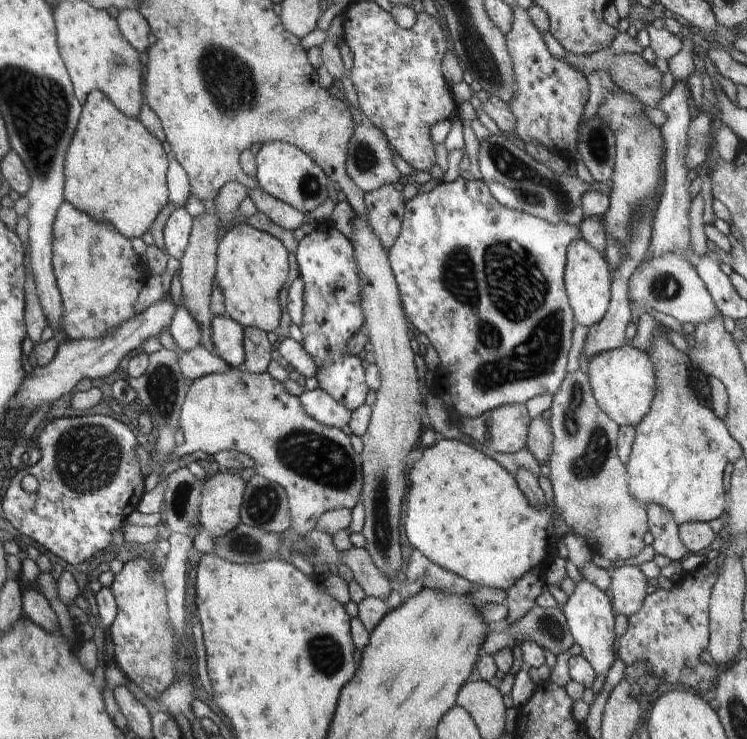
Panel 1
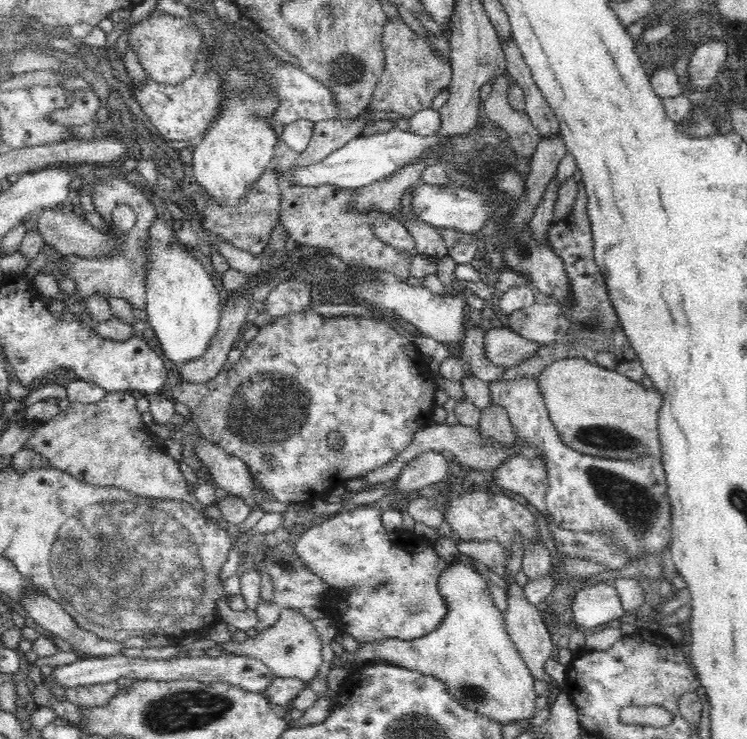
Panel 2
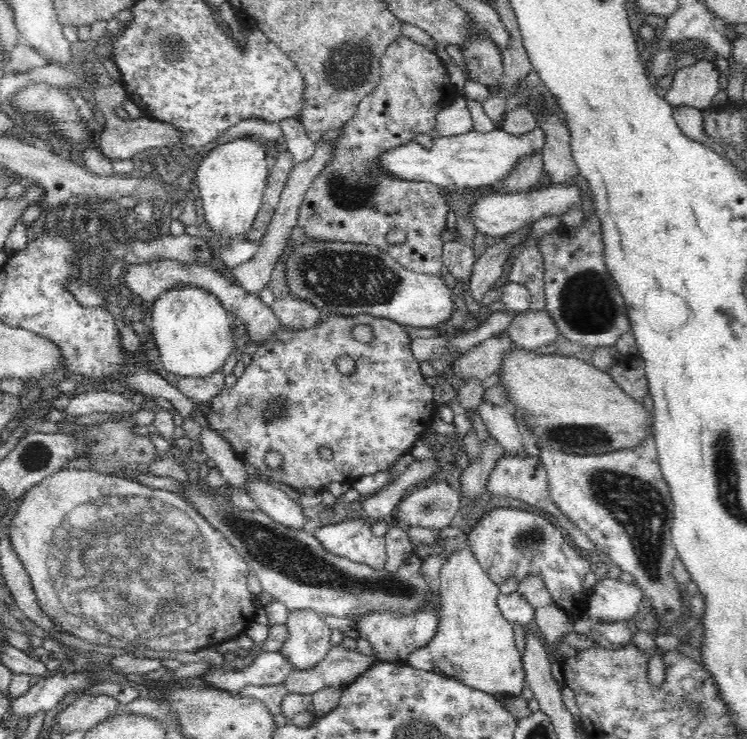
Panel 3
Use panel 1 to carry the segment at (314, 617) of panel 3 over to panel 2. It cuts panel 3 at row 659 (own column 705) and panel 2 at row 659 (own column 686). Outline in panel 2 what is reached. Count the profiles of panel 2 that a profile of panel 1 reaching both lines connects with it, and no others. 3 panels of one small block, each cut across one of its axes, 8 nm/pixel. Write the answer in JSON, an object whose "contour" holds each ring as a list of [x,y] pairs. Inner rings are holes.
{"contour":[[[283,608],[280,612],[280,618],[274,626],[266,628],[262,634],[249,633],[248,638],[243,643],[234,643],[228,641],[224,646],[218,646],[207,635],[203,641],[194,643],[198,649],[207,649],[210,647],[220,647],[223,652],[229,652],[234,655],[254,657],[268,666],[269,670],[278,678],[296,678],[309,684],[318,676],[318,671],[322,666],[322,640],[312,624],[302,612],[295,609]]]}

